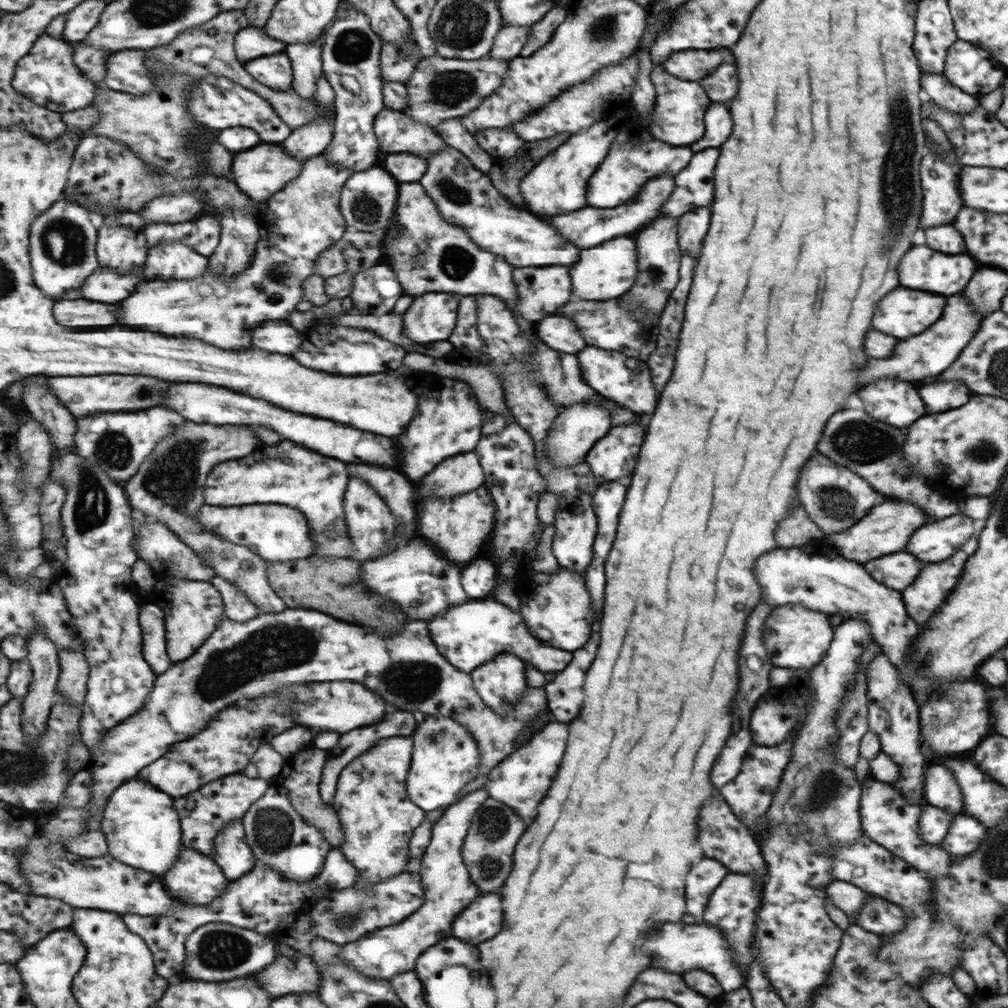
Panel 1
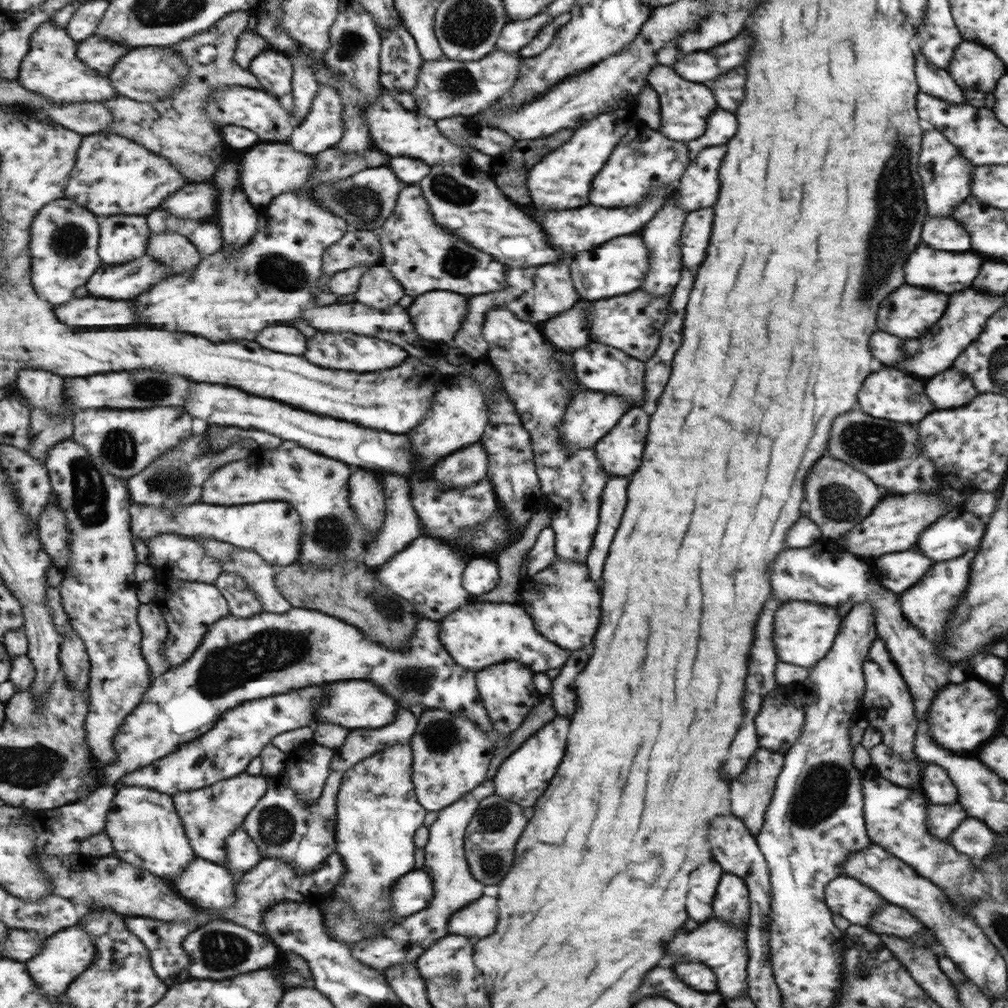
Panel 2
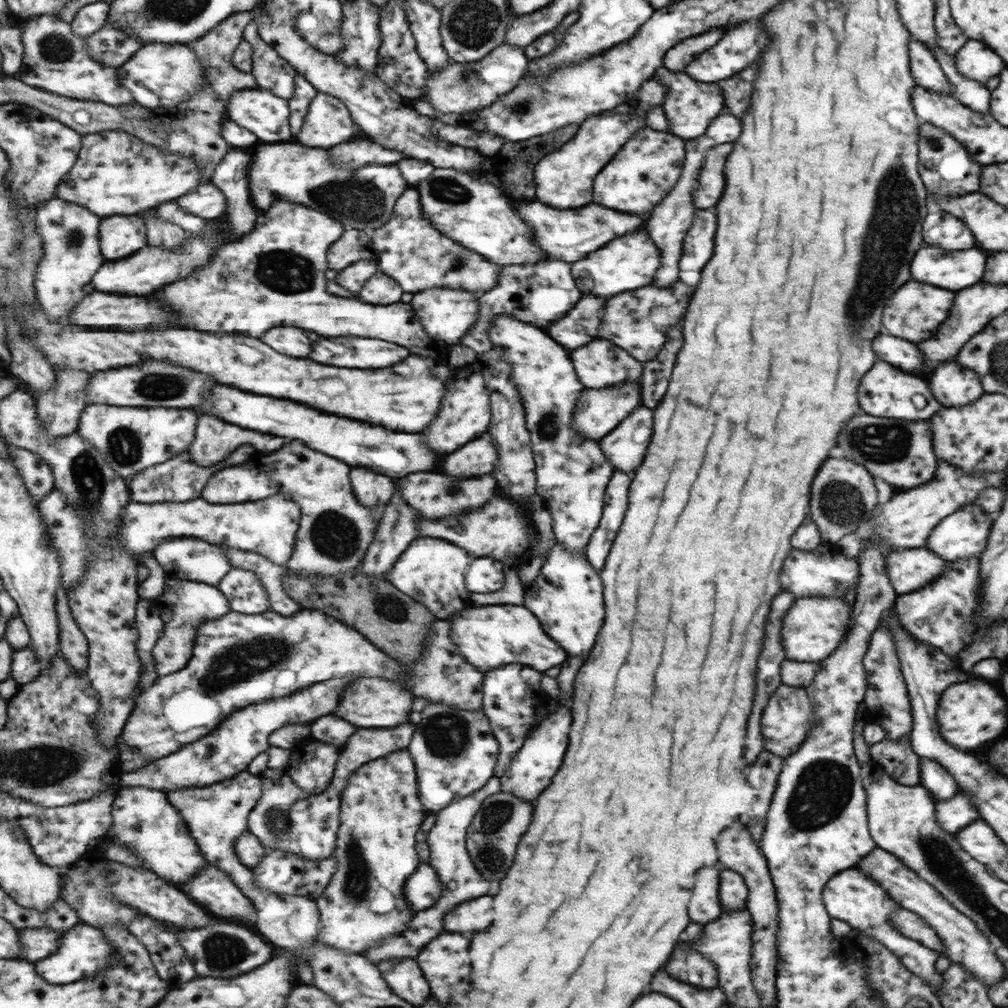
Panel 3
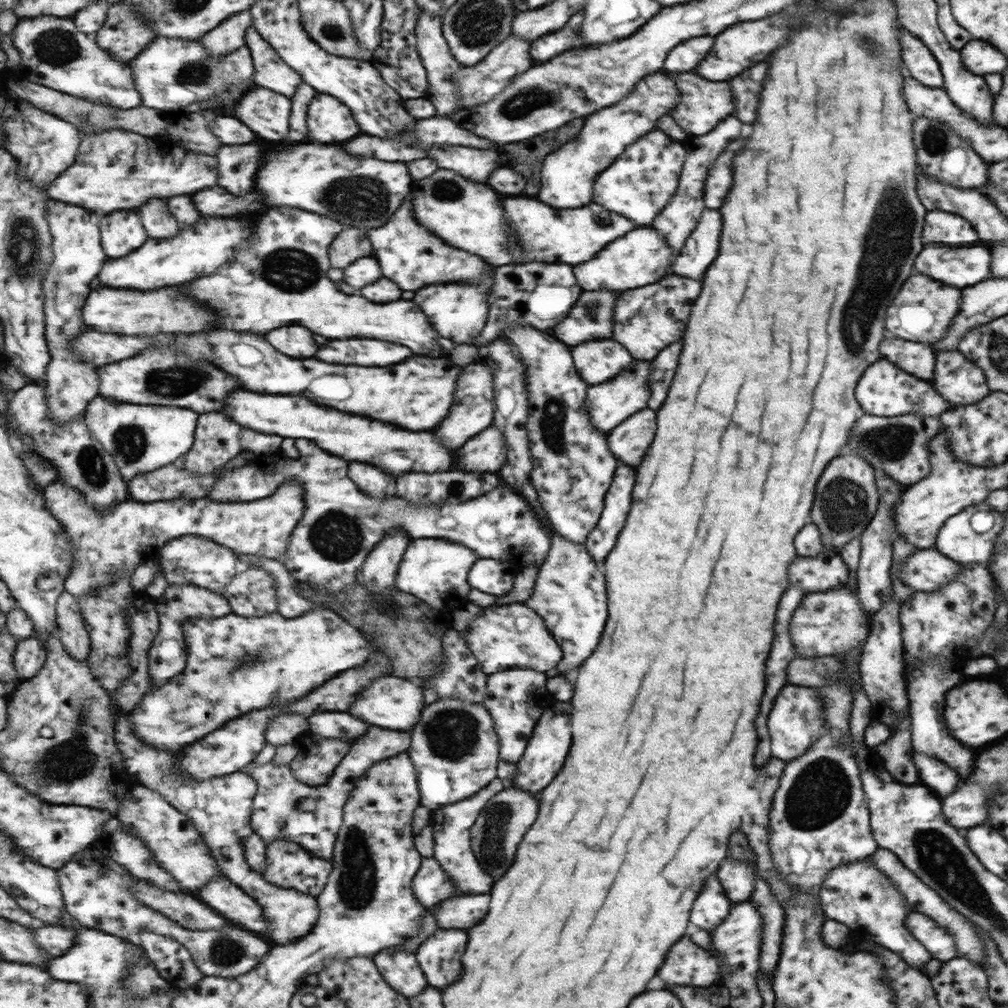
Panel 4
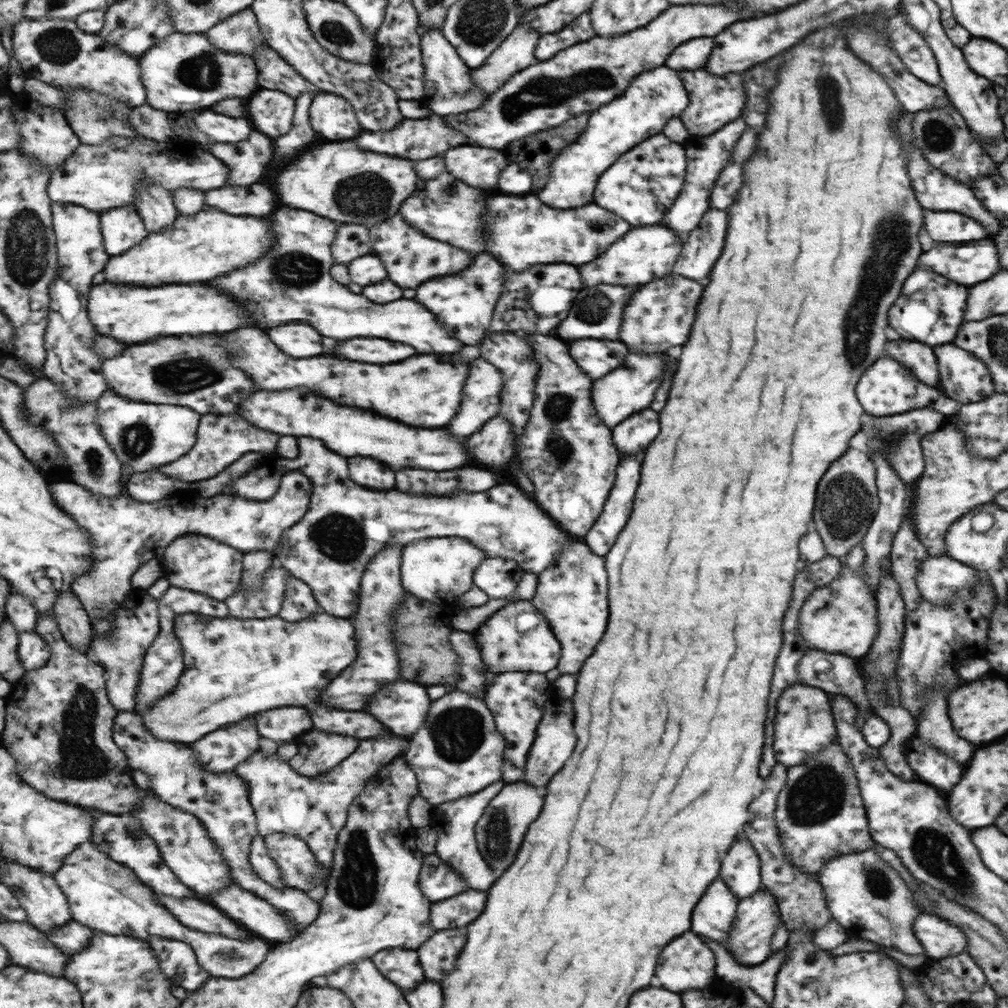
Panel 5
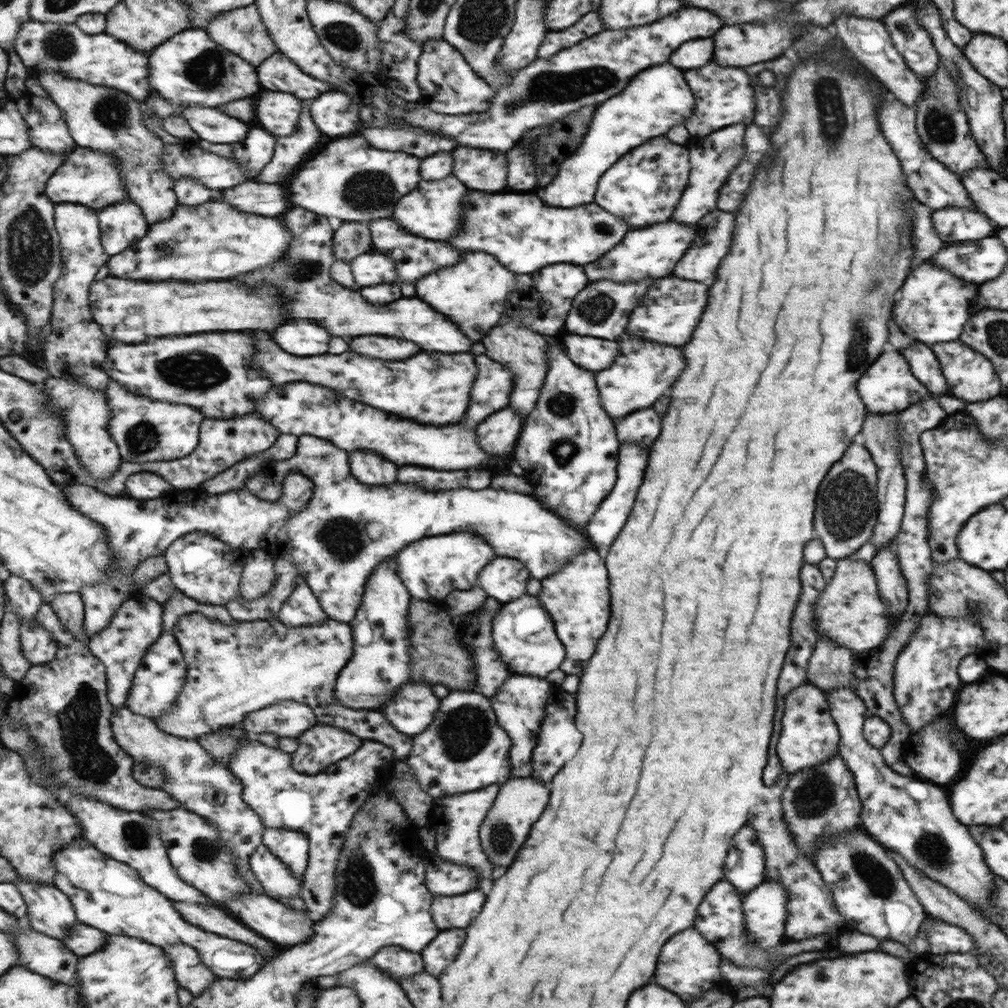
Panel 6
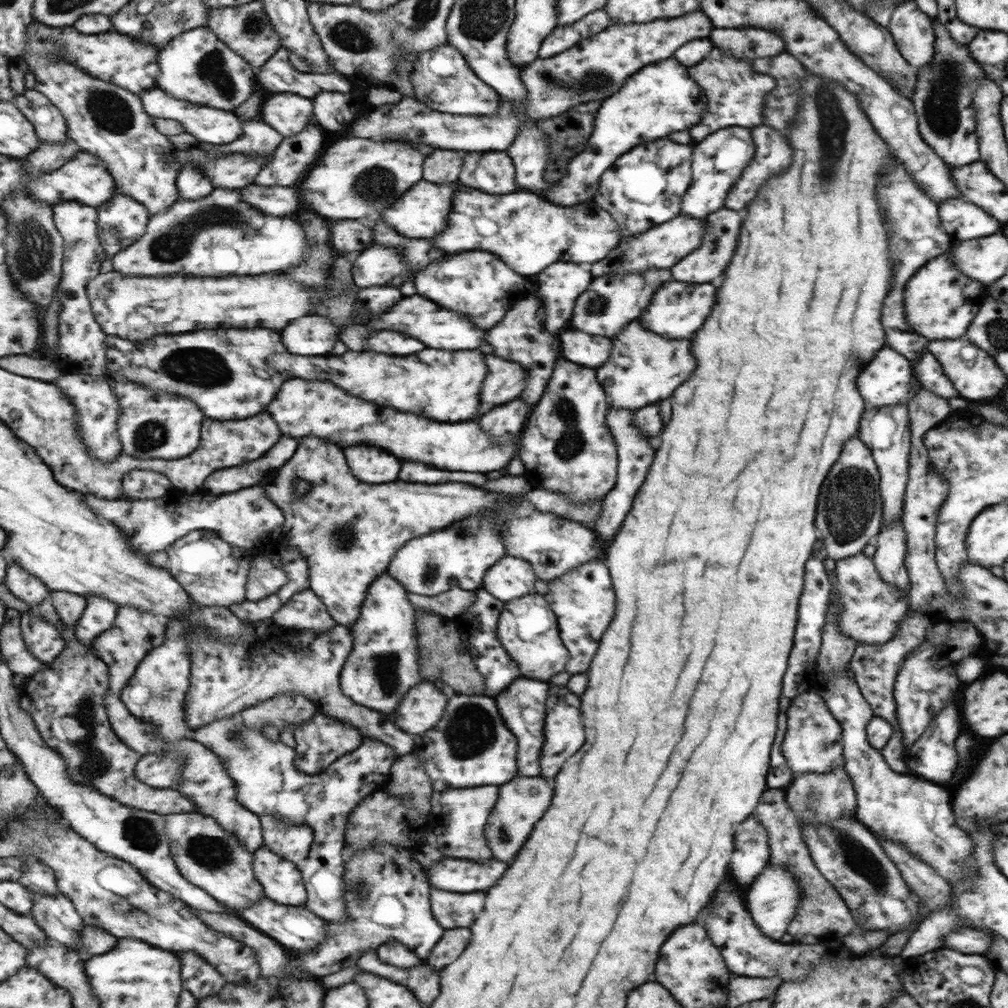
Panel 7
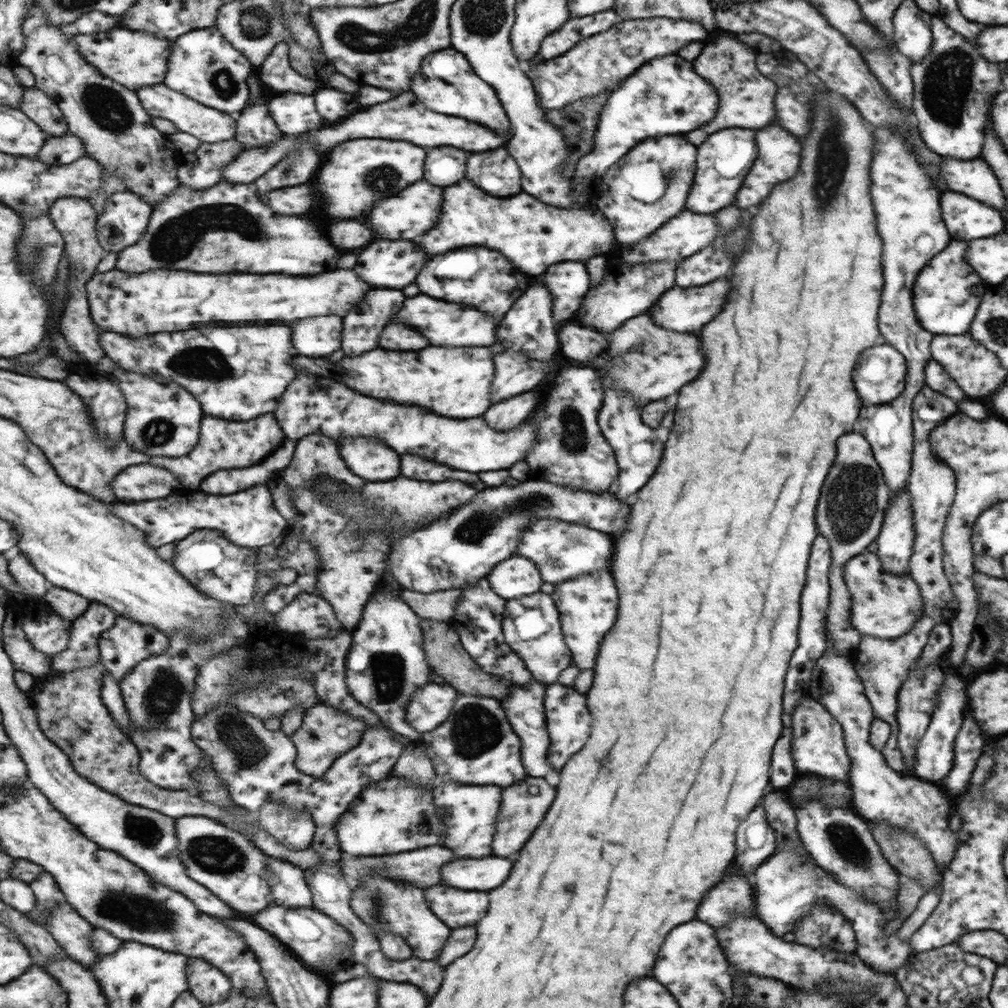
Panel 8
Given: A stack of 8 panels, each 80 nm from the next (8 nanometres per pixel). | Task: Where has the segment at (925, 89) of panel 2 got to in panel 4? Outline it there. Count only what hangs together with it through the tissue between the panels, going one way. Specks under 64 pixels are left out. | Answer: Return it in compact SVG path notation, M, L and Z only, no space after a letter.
M898 20L897 24L900 28L902 62L911 78L919 84L942 88L944 83L936 58L916 36L904 30Z

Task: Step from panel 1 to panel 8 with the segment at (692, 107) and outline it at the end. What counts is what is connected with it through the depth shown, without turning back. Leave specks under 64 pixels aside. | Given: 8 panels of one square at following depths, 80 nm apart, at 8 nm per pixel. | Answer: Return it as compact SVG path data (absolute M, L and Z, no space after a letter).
M716 36L705 42L704 48L699 56L691 62L691 68L697 68L701 76L705 76L705 81L713 84L717 93L717 116L714 116L703 127L696 128L684 134L683 137L698 145L704 142L709 135L727 128L746 128L757 130L767 127L773 120L773 96L775 96L775 84L761 76L761 72L756 68L756 53L751 48L739 44L737 39L728 36Z

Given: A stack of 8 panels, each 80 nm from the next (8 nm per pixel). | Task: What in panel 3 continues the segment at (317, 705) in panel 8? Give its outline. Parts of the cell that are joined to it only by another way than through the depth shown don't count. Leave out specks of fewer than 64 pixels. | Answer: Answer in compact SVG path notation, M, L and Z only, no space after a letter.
M308 736L293 748L293 752L291 763L287 766L292 779L312 794L323 792L336 774L341 750Z

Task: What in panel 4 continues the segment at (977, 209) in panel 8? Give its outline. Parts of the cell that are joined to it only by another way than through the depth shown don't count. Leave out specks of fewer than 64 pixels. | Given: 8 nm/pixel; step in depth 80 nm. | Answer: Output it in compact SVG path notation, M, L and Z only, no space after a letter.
M929 211L925 213L924 231L929 242L941 242L953 248L976 244L978 234L967 220L949 212Z

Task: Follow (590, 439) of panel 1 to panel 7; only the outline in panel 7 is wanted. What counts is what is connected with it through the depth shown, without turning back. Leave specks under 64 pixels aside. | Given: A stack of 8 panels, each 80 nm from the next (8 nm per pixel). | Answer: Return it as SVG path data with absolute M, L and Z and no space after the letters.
M633 319L623 330L619 331L613 338L612 350L609 358L595 369L596 380L602 385L606 393L607 400L610 400L610 406L616 408L628 408L629 410L639 410L641 407L647 407L650 403L667 400L671 392L687 380L691 370L695 368L695 360L689 354L689 342L687 340L665 340L661 338L652 329L645 327L640 319Z

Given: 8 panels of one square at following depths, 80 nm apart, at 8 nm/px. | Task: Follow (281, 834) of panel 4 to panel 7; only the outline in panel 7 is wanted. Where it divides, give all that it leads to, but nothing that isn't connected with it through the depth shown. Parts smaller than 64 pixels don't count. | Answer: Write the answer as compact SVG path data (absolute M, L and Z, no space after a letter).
M240 713L192 731L191 738L221 756L228 775L235 779L238 801L245 808L256 815L270 814L287 824L308 824L313 828L310 855L298 865L309 894L305 907L327 921L349 924L353 921L345 902L343 862L348 822L357 806L391 780L392 766L399 756L392 746L365 736L355 752L338 758L329 770L309 775L296 767L296 749L281 741L279 735L278 740L272 740L272 735L278 734L248 726Z

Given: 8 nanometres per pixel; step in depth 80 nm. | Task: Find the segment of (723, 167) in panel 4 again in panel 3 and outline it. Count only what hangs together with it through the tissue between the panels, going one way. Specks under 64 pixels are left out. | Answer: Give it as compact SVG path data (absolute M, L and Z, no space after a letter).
M720 144L721 148L713 147L709 152L709 160L705 160L705 172L701 172L701 184L697 184L695 192L692 192L693 203L696 208L711 208L717 204L721 190L725 186L723 182L723 162L725 156L731 152L731 144Z

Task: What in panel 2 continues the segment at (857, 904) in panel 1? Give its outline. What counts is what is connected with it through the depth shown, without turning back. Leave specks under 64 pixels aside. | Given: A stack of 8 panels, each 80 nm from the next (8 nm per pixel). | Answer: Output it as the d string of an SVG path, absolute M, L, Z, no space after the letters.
M841 873L824 888L824 904L831 914L869 931L869 918L875 916L879 906L883 908L887 902L859 880Z

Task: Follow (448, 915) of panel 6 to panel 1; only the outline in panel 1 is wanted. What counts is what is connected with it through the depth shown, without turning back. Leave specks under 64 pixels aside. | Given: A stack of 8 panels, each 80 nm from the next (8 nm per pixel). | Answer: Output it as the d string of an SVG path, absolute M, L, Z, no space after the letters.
M493 894L479 896L457 916L457 924L453 924L453 937L467 942L479 944L493 938L501 928L501 898Z

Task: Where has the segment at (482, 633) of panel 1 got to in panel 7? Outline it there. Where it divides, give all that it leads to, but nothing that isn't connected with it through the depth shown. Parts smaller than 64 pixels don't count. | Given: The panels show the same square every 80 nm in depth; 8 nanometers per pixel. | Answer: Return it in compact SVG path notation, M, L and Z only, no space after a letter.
M531 593L507 601L500 614L496 626L498 641L523 677L547 682L551 676L564 670L568 649L560 641L555 614L543 595Z

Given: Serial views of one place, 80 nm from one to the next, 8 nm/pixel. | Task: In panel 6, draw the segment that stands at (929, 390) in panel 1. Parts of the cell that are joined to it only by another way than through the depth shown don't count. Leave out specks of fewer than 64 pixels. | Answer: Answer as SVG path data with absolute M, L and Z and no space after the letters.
M949 341L948 343L933 343L928 345L934 352L937 360L941 362L941 368L945 368L945 380L949 380L950 396L963 400L966 403L986 401L999 392L1000 380L995 376L995 368L991 374L991 362L981 354L975 354L967 344Z

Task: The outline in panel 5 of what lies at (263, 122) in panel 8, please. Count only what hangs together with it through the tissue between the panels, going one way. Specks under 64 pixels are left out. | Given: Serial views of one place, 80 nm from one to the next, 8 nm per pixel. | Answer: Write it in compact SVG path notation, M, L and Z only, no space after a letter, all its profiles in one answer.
M257 129L253 130L251 138L233 143L212 143L211 153L215 156L221 156L221 160L230 168L228 184L233 187L251 186L259 182L259 178L265 174L267 164L273 160L273 140L265 138Z

